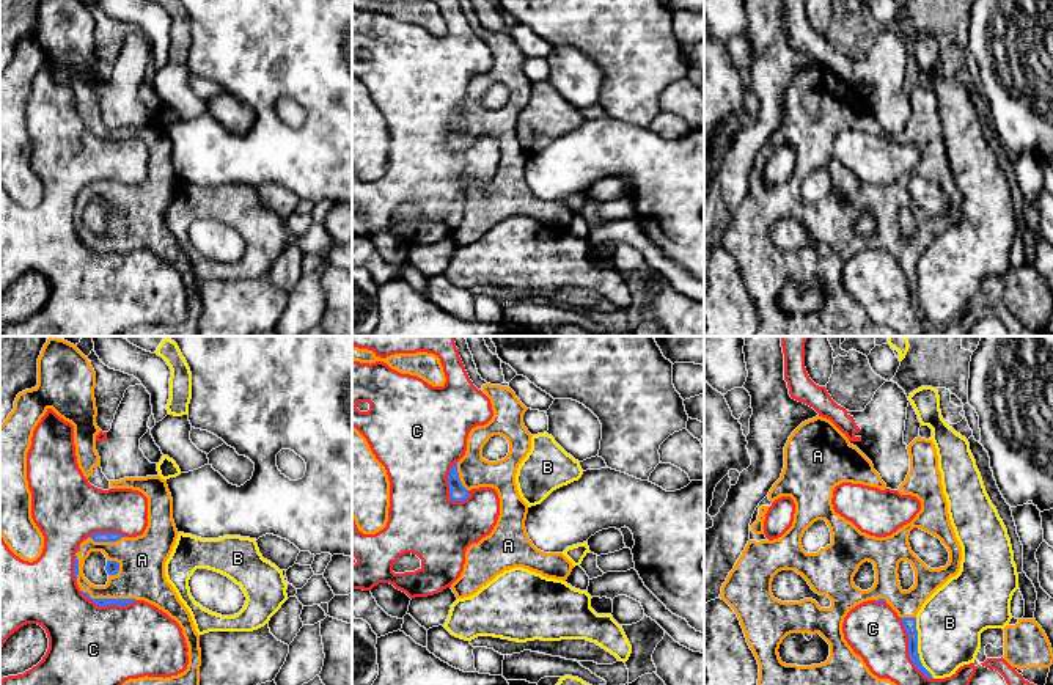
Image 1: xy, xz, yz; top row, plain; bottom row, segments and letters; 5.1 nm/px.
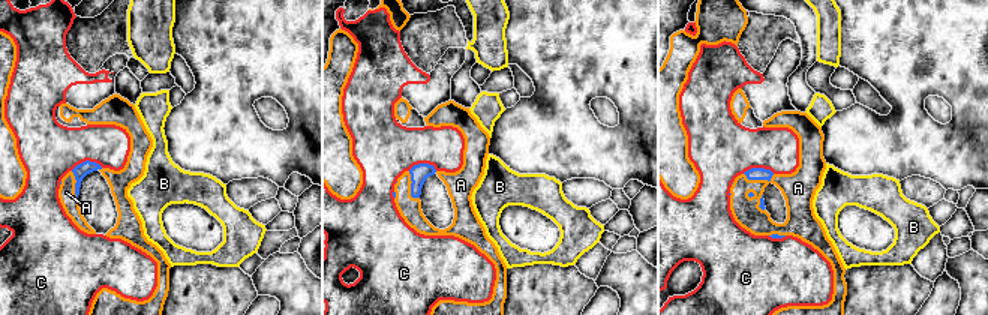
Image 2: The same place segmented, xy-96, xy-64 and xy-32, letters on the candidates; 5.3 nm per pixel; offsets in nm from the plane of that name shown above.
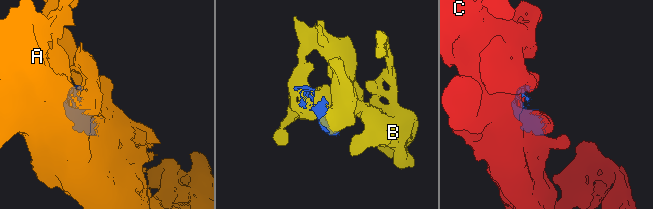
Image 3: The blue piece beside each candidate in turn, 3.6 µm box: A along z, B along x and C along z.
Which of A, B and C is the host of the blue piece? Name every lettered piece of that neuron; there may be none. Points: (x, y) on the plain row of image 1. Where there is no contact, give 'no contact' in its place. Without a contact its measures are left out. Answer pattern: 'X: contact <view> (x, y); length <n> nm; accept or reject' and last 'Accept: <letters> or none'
A: contact xy (109, 247); length 280 nm; accept
B: contact yz (917, 296); length 320 nm; reject
C: contact yz (909, 299); length 360 nm; reject
Accept: A

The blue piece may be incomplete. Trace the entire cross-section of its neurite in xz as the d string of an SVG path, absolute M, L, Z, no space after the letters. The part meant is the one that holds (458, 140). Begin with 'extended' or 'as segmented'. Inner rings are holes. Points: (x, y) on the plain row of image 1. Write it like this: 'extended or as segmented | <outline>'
extended | M459 0L459 5L473 33L490 47L493 64L487 72L470 79L465 104L448 123L449 148L464 149L471 137L492 135L500 146L500 163L492 181L467 196L464 218L451 237L457 247L470 245L514 215L566 229L574 217L572 211L563 201L538 198L525 176L528 152L519 143L515 123L531 97L533 83L523 72L528 57L509 31L490 33L482 28L471 0ZM493 83L508 88L509 101L501 108L489 110L482 105L482 96Z

